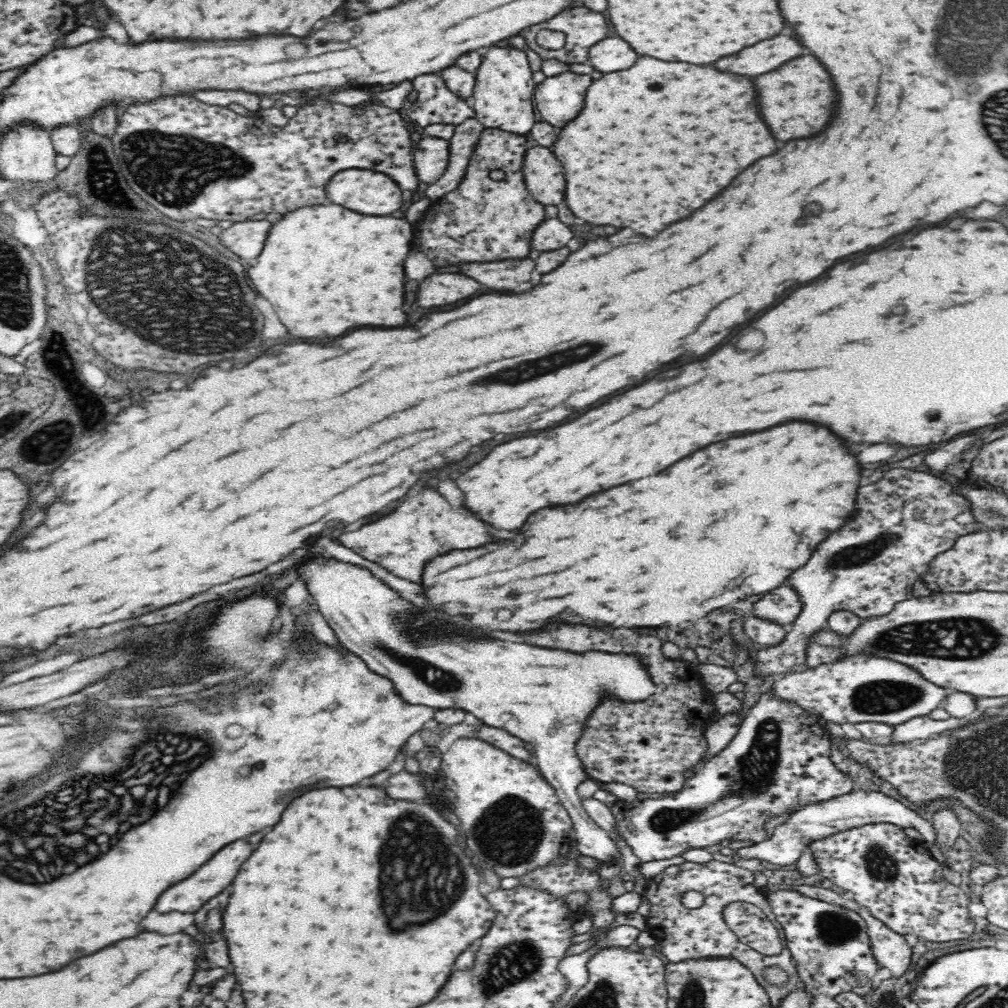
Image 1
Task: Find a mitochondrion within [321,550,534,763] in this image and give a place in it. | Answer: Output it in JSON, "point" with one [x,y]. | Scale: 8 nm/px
{"point":[440,680]}

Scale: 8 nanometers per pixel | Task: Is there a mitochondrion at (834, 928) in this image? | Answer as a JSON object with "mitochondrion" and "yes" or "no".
{"mitochondrion":"yes"}

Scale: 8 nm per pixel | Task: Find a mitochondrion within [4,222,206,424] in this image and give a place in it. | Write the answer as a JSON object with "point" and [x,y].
{"point":[56,360]}

